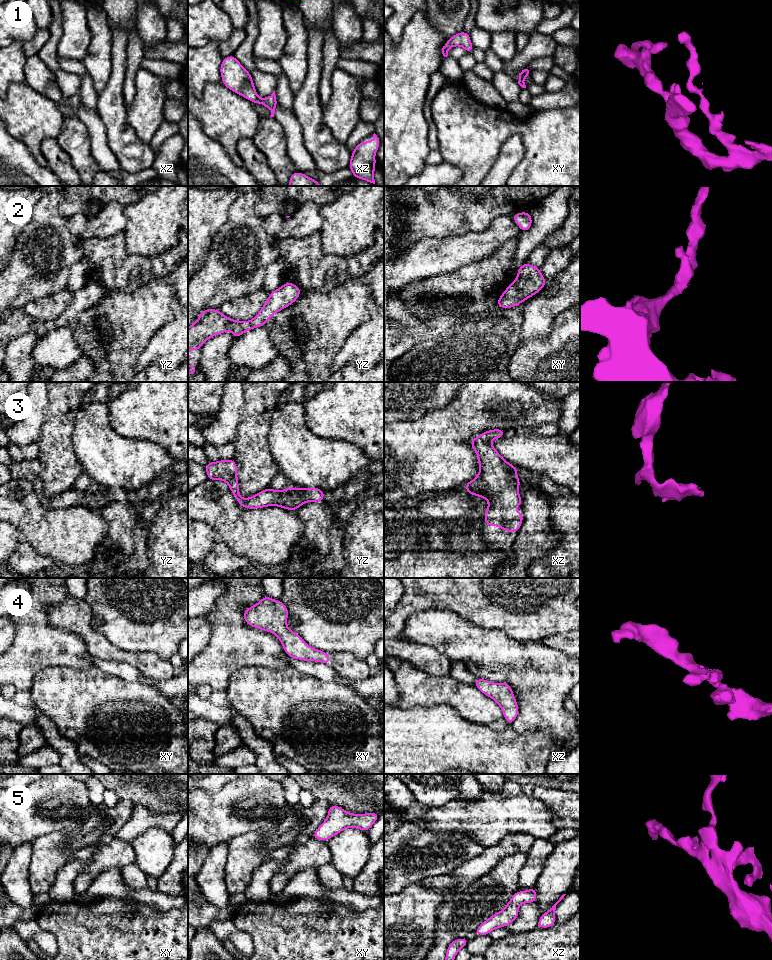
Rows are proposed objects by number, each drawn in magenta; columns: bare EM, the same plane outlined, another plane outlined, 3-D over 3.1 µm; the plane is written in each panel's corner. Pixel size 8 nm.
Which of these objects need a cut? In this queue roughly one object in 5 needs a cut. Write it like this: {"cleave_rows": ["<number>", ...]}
{"cleave_rows": []}

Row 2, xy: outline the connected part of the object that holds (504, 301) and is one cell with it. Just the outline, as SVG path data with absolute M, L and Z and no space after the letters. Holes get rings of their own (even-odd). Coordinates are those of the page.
M525 262L517 270L517 279L500 295L496 306L513 308L542 290L546 283L540 268Z

